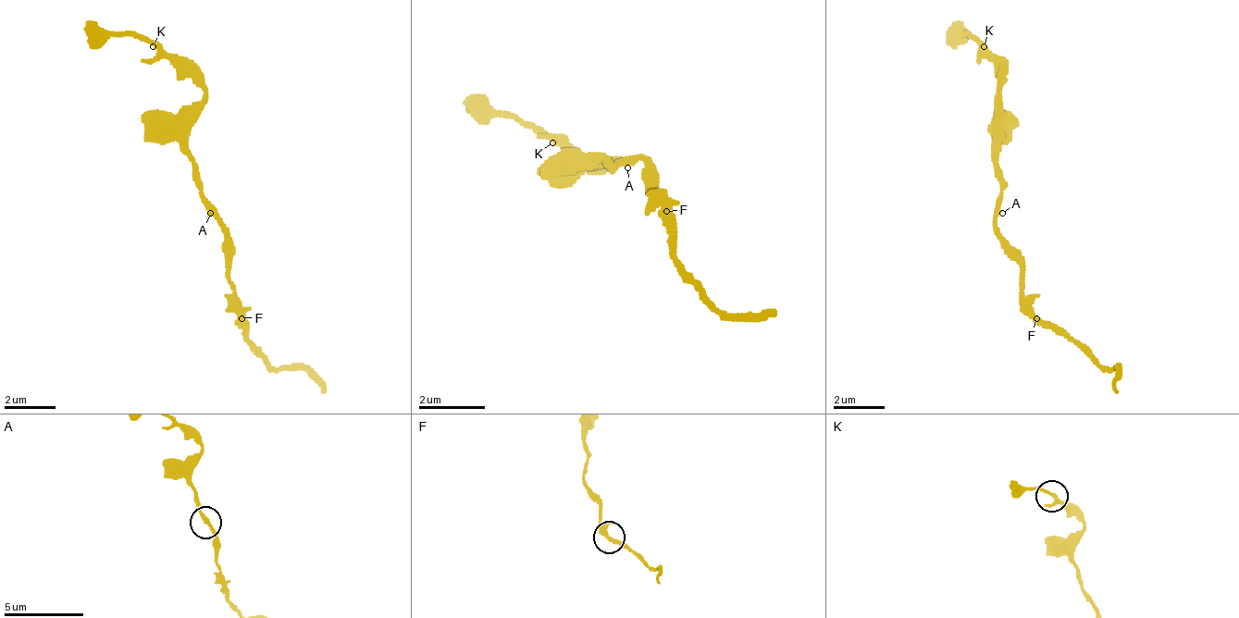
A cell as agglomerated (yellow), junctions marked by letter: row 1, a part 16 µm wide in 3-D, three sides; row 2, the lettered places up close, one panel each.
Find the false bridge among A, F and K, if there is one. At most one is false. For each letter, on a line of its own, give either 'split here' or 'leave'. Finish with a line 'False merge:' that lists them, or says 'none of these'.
A: leave
F: leave
K: leave
False merge: none of these

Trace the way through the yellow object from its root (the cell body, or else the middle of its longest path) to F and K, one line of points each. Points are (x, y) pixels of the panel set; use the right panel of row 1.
F: (997, 207), (997, 226), (1002, 232), (1002, 252), (1022, 271), (1022, 303), (1034, 316)
K: (997, 207), (1002, 194), (1002, 181), (997, 175), (997, 91), (1002, 84), (1002, 71), (984, 46)

